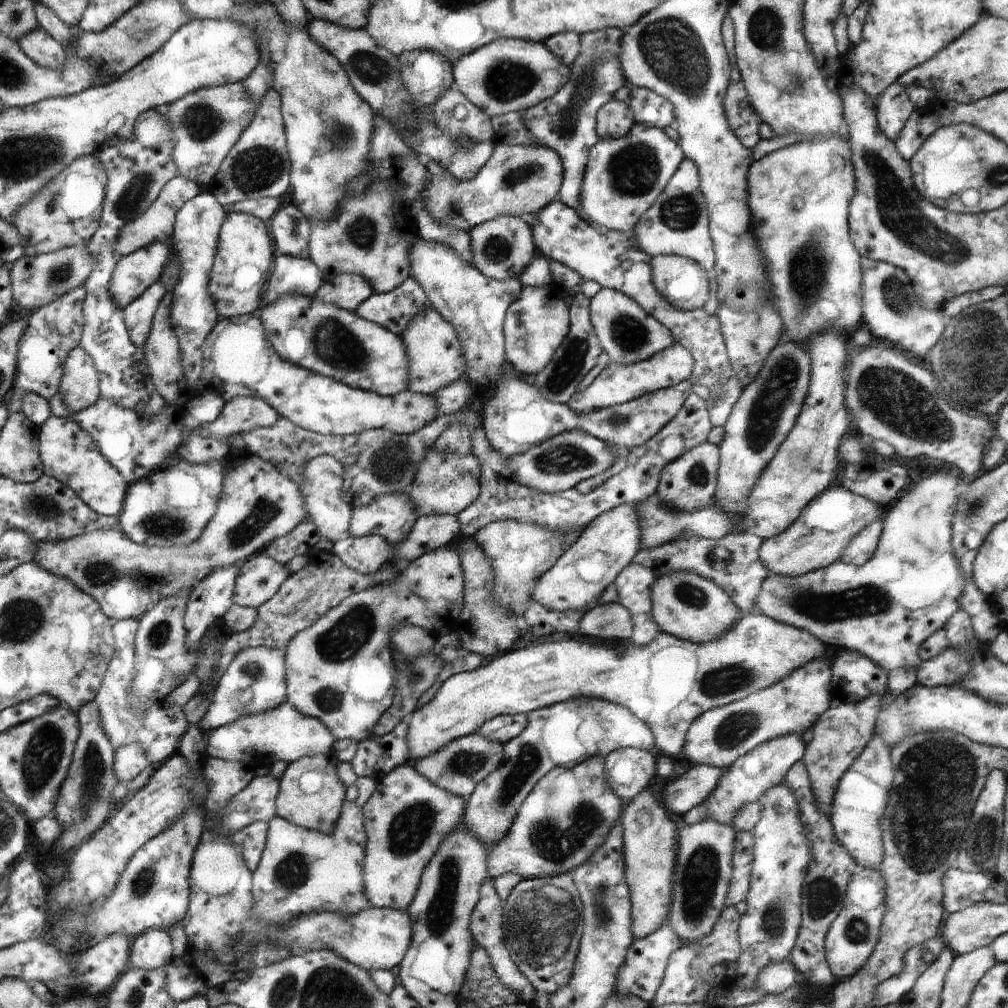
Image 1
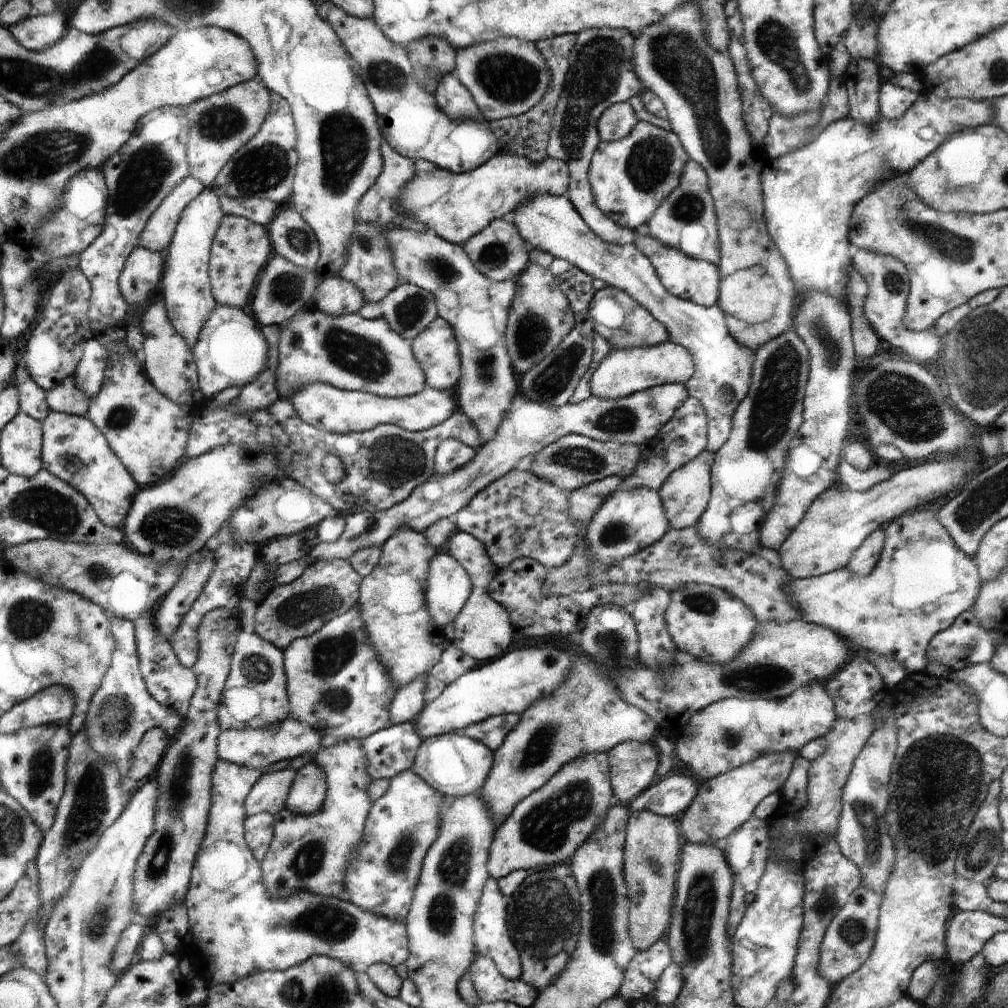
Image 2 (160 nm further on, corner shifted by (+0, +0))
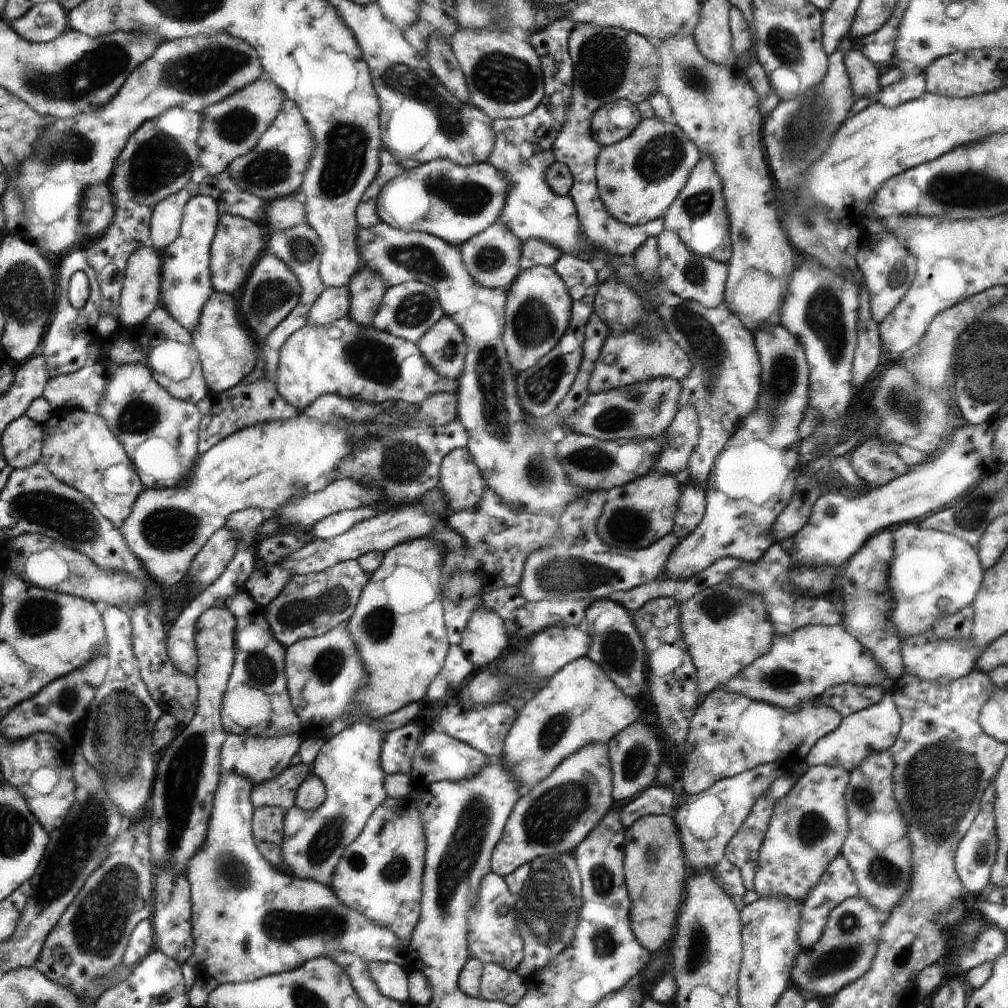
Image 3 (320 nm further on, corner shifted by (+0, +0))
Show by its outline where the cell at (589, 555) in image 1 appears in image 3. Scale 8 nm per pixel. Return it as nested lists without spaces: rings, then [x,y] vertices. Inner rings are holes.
[[[653,469],[626,486],[605,493],[606,502],[597,520],[596,532],[613,550],[643,549],[674,532],[675,514],[681,496],[681,477],[660,474],[660,471]]]

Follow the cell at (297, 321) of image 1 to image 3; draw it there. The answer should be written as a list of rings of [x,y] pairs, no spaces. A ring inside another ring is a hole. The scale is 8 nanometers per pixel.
[[[342,317],[334,325],[320,326],[308,322],[300,330],[291,334],[279,350],[279,365],[274,380],[280,396],[288,404],[301,413],[308,409],[317,399],[325,395],[336,395],[345,399],[356,399],[367,403],[392,401],[419,405],[430,397],[440,393],[457,394],[459,381],[448,379],[437,373],[431,363],[424,358],[417,343],[408,339],[398,338],[386,331],[378,330],[375,326],[360,326],[350,317]]]

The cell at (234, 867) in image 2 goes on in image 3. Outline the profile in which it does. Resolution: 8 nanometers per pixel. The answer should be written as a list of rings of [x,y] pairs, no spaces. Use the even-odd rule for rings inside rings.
[[[222,771],[219,788],[215,793],[214,815],[207,830],[208,842],[204,850],[185,866],[190,882],[193,905],[194,954],[192,961],[202,965],[219,984],[253,981],[268,975],[293,971],[306,961],[318,957],[330,957],[342,951],[360,957],[366,964],[372,961],[396,963],[411,967],[415,958],[391,930],[372,922],[367,915],[338,902],[335,891],[324,883],[299,879],[277,868],[268,861],[255,842],[252,820],[255,805],[251,801],[253,784],[242,775]]]

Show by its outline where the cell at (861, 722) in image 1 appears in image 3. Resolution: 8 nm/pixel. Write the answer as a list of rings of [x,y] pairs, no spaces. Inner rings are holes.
[[[814,765],[802,773],[795,785],[783,797],[775,800],[774,816],[759,850],[758,869],[755,874],[755,891],[760,897],[788,897],[804,902],[819,884],[820,877],[832,860],[841,854],[841,848],[849,836],[849,820],[845,792],[850,773],[841,766]]]

